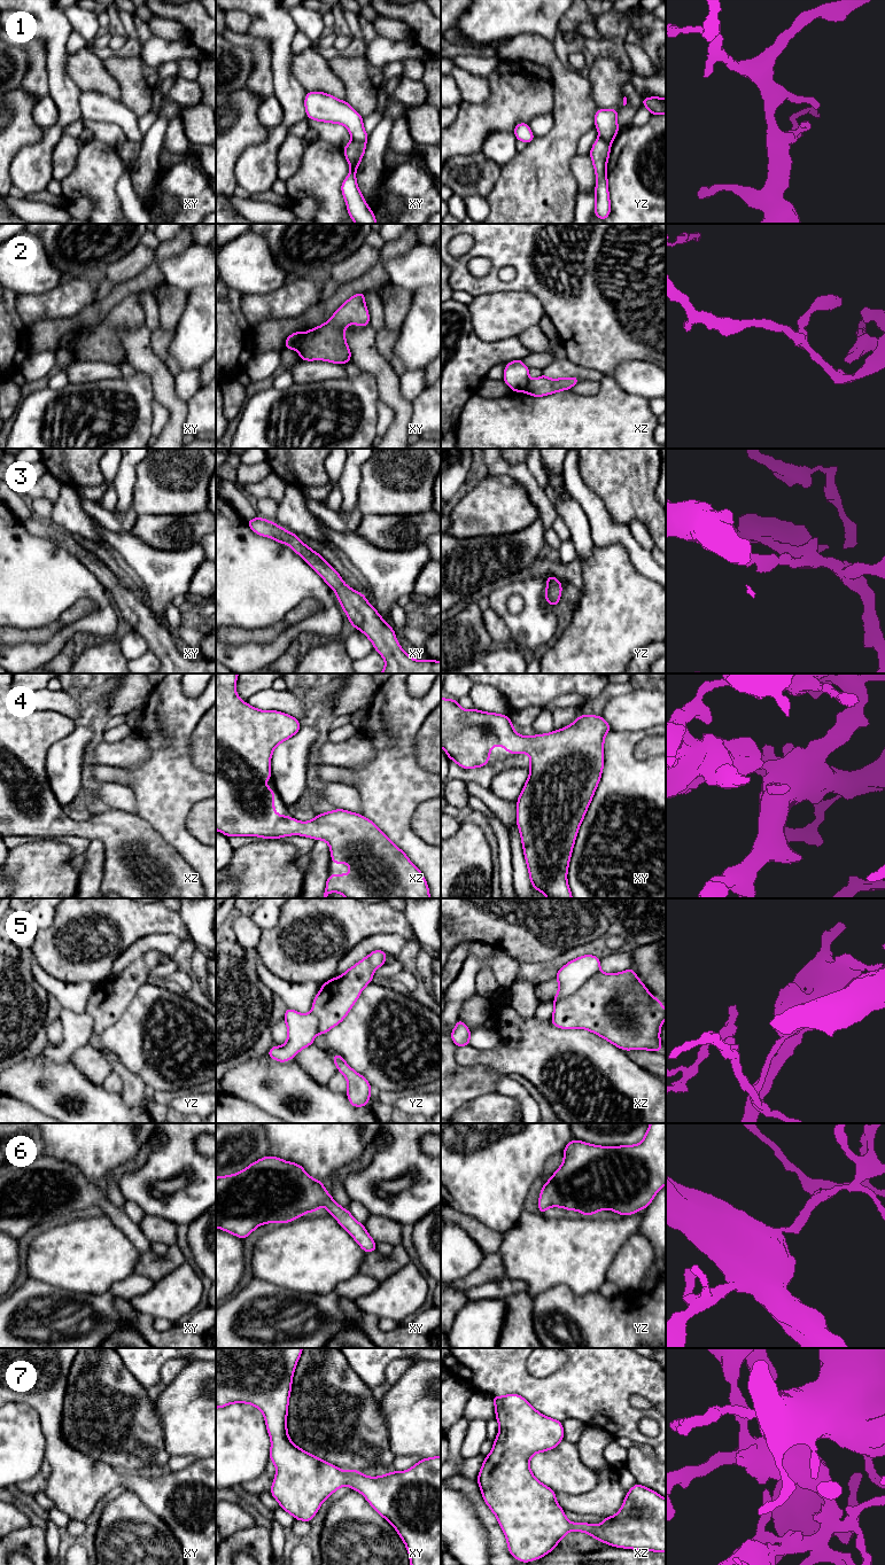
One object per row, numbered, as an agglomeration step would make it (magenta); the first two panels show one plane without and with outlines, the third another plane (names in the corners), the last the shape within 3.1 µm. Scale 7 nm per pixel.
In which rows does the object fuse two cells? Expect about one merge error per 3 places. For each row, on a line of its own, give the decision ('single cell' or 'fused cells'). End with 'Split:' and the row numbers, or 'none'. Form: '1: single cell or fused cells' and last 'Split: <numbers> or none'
1: fused cells
2: fused cells
3: single cell
4: single cell
5: fused cells
6: single cell
7: single cell
Split: 1, 2, 5

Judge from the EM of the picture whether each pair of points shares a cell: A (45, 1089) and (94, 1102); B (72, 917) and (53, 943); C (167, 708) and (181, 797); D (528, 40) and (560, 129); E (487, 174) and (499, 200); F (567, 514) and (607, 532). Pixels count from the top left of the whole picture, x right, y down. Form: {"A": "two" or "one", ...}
{"A": "one", "B": "one", "C": "one", "D": "one", "E": "two", "F": "two"}

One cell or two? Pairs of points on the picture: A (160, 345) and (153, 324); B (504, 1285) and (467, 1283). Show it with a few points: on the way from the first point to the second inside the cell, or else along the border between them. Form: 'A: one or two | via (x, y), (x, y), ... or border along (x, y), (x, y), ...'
A: two | border along (158, 325), (152, 332)
B: two | border along (504, 1276), (499, 1279), (476, 1284), (467, 1290)

